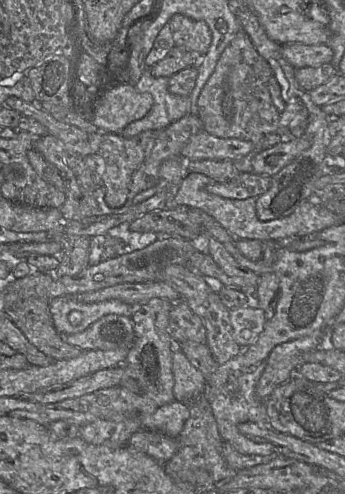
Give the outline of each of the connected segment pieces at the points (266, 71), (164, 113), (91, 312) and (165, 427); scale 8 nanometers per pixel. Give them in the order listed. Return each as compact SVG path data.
M241 30L222 52L213 74L198 97L196 115L202 123L203 131L220 138L237 138L253 143L252 152L232 161L239 173L253 173L251 160L256 154L287 140L288 136L281 133L280 113L273 105L269 92L269 80L272 74L270 65L257 53L250 38Z
M148 68L143 72L134 87L138 92L151 94L153 105L143 118L128 124L118 135L130 138L147 130L161 131L188 114L188 97L170 93L168 80L166 77L152 76Z
M59 296L47 302L53 325L61 336L80 333L108 314L132 315L132 306L119 300L80 303L71 296Z
M173 400L143 417L141 429L156 430L166 436L177 438L189 416L189 404Z

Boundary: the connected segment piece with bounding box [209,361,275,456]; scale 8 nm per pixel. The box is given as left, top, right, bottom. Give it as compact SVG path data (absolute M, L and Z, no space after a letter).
M265 361L260 362L247 372L237 376L231 376L223 385L223 391L209 401L213 417L217 424L218 432L225 443L230 444L235 450L246 455L267 456L275 451L269 443L258 443L247 439L239 430L238 425L243 422L254 422L261 427L269 426L266 414L265 402L256 395L257 382L265 368Z

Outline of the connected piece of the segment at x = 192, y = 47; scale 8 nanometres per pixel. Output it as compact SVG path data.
M175 14L170 18L168 25L175 46L191 51L199 57L207 53L212 38L205 22Z

